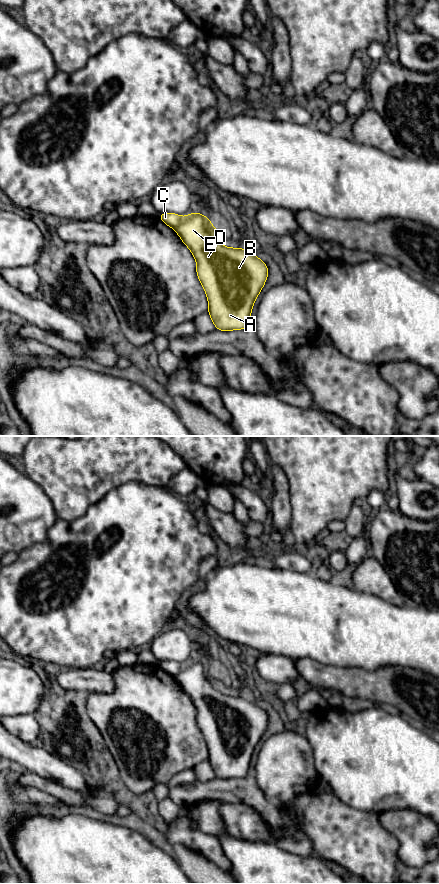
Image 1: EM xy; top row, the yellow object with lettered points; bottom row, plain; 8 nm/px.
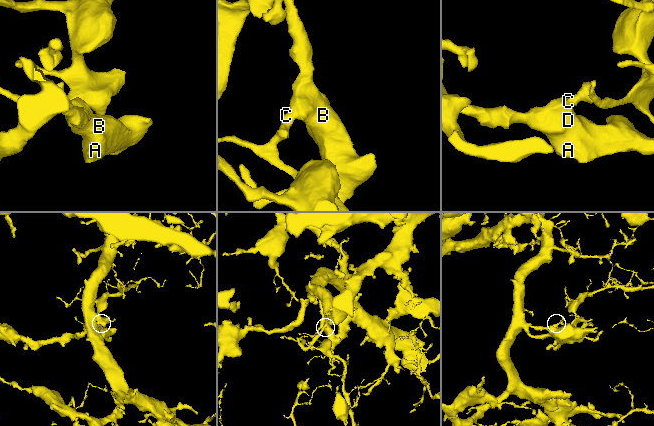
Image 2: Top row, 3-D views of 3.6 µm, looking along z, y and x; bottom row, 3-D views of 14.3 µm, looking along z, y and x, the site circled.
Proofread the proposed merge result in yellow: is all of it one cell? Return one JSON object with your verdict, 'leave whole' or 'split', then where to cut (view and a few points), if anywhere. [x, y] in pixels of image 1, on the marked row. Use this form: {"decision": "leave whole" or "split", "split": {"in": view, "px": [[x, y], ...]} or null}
{"decision": "split", "split": {"in": "xy", "px": [[183, 217], [174, 228]]}}

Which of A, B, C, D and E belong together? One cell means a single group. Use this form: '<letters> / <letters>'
A B D E / C

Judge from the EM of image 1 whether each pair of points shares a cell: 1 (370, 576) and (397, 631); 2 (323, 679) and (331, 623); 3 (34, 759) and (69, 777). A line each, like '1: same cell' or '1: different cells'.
1: different cells
2: different cells
3: same cell

